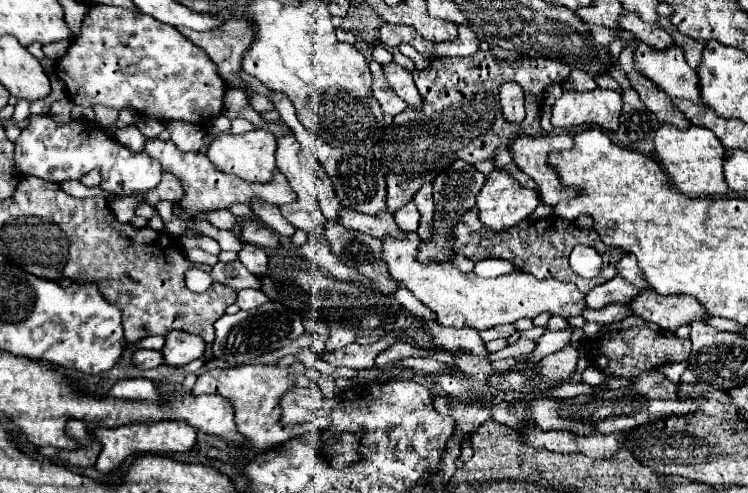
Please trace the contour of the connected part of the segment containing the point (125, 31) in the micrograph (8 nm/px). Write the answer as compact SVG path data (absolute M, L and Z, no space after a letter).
M92 4L90 12L82 22L78 38L68 46L66 54L56 64L58 78L66 84L68 96L78 106L108 106L108 108L132 108L140 116L152 116L156 120L184 120L196 126L208 126L212 118L222 112L222 98L226 84L218 74L216 64L184 38L176 28L160 24L142 12L132 12L116 6Z

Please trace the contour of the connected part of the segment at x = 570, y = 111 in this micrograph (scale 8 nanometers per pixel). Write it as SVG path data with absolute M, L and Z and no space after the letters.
M596 88L592 92L564 92L552 106L554 128L598 126L616 132L620 124L622 96L614 90Z

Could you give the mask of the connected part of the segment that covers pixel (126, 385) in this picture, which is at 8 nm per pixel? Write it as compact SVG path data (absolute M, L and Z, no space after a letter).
M148 378L118 380L108 396L114 396L114 398L120 396L120 398L126 398L126 400L152 400L152 402L162 400L156 386L154 386L154 382L148 380Z

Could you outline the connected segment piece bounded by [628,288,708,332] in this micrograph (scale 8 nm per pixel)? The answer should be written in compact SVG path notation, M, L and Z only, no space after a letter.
M644 290L636 300L632 300L630 310L656 324L662 330L674 332L684 324L692 324L696 320L706 322L706 308L692 296L660 296L654 290Z

